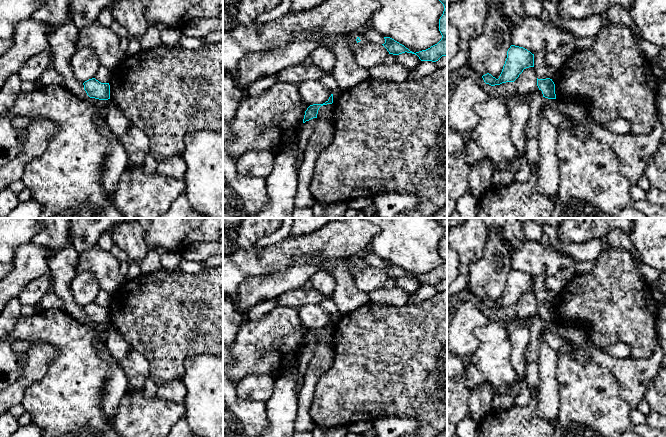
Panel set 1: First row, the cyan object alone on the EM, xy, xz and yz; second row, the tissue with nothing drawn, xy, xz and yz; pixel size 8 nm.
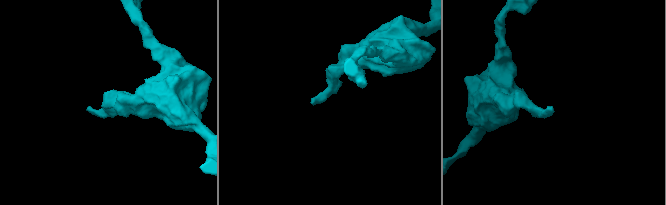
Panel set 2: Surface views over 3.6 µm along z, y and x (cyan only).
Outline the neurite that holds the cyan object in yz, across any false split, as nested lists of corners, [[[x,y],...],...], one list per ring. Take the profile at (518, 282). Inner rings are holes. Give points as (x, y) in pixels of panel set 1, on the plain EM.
[[[511,269],[498,303],[487,297],[482,300],[484,306],[491,310],[514,306],[524,293],[534,291],[534,278],[523,271]]]

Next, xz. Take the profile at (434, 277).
[[[433,218],[444,230],[444,235],[439,243],[439,255],[442,259],[441,264],[426,274],[412,276],[404,269],[390,261],[384,261],[385,267],[382,268],[389,278],[399,279],[402,277],[412,277],[419,281],[421,285],[438,285],[442,280],[447,280],[447,218]]]

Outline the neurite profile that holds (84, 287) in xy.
[[[77,272],[71,281],[71,292],[75,302],[84,307],[95,301],[100,291],[100,285],[96,276],[92,272]]]

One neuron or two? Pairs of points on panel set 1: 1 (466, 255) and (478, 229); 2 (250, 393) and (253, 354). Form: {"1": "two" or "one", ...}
{"1": "one", "2": "two"}

